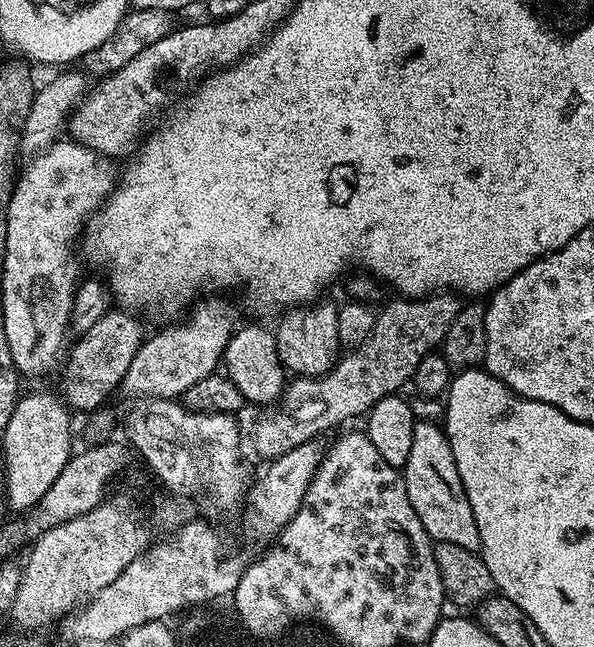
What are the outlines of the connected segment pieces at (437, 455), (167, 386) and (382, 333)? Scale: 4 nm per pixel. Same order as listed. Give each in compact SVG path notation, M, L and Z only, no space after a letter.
M423 418L417 419L414 442L410 445L410 458L406 458L402 475L406 482L410 506L414 506L418 522L422 522L426 534L431 536L433 541L454 542L454 546L462 546L462 550L480 551L474 510L470 510L470 498L466 498L464 483L458 474L448 436L439 423L431 424Z
M200 298L191 305L187 316L188 320L169 323L172 324L169 328L153 336L151 333L145 339L134 362L130 362L130 370L126 370L123 391L133 392L131 395L136 398L161 396L164 400L175 400L183 397L194 382L202 382L202 378L213 375L221 367L224 347L238 327L235 310L223 308L216 298Z
M441 290L423 298L395 298L384 309L379 309L374 330L362 342L360 347L345 351L337 359L336 364L324 376L298 376L287 381L284 393L279 401L267 409L268 412L256 424L252 432L252 444L260 456L275 458L294 450L294 446L315 441L316 436L330 428L336 428L355 416L363 417L382 398L399 393L403 384L411 381L414 370L418 370L418 362L426 358L429 352L439 349L446 338L446 330L450 330L450 322L460 313L462 300L459 295L448 290Z

